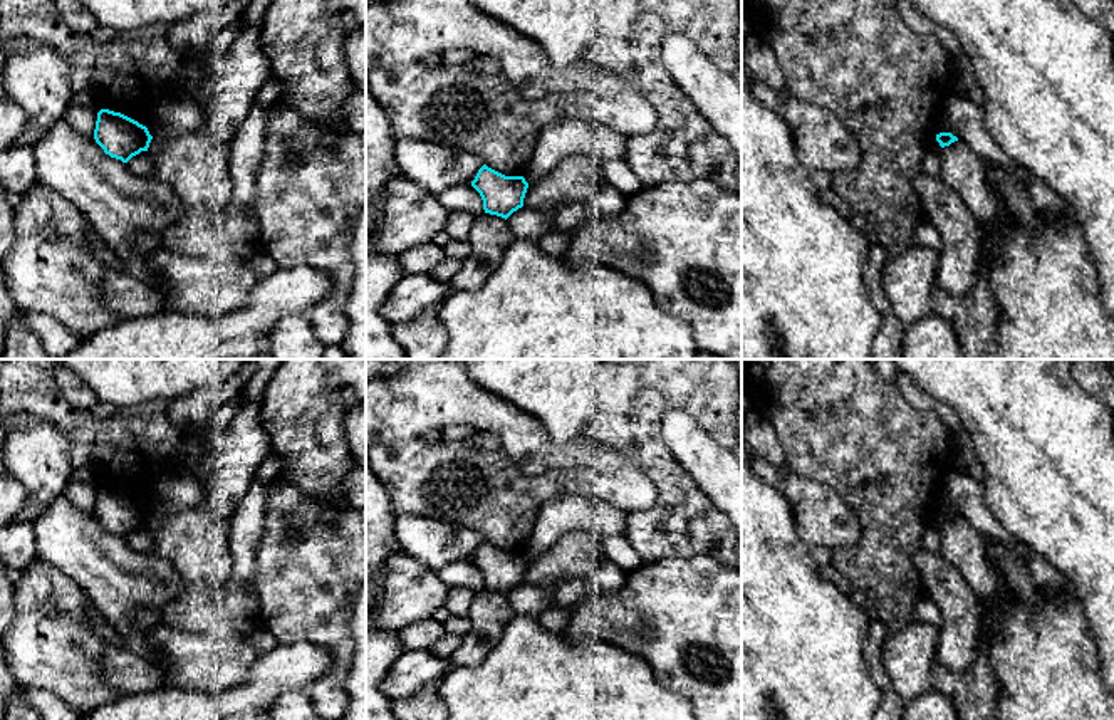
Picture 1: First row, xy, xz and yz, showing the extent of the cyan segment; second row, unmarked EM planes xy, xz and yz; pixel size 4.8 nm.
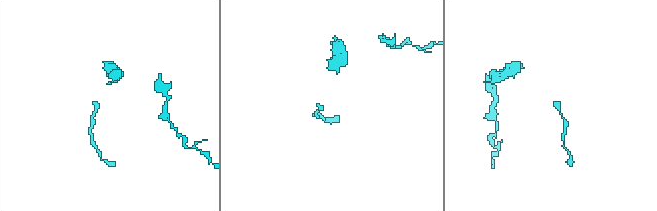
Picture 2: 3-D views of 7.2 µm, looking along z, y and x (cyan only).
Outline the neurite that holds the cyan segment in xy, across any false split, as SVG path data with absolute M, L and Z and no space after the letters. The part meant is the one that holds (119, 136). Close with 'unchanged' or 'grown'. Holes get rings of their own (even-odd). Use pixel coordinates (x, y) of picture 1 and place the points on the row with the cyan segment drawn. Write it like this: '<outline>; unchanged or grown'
M101 109L97 112L94 139L106 154L128 163L141 151L148 151L153 136L138 121L121 112Z; unchanged

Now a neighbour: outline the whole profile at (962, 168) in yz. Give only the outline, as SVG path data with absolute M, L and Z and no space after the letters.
M961 139L938 153L940 178L963 198L976 223L983 227L995 220L998 201L988 180L986 163Z

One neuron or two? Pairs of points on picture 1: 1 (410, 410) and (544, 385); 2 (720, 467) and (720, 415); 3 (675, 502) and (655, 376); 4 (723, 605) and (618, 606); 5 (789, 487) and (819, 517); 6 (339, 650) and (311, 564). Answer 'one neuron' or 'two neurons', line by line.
1: two neurons
2: two neurons
3: one neuron
4: one neuron
5: one neuron
6: one neuron

